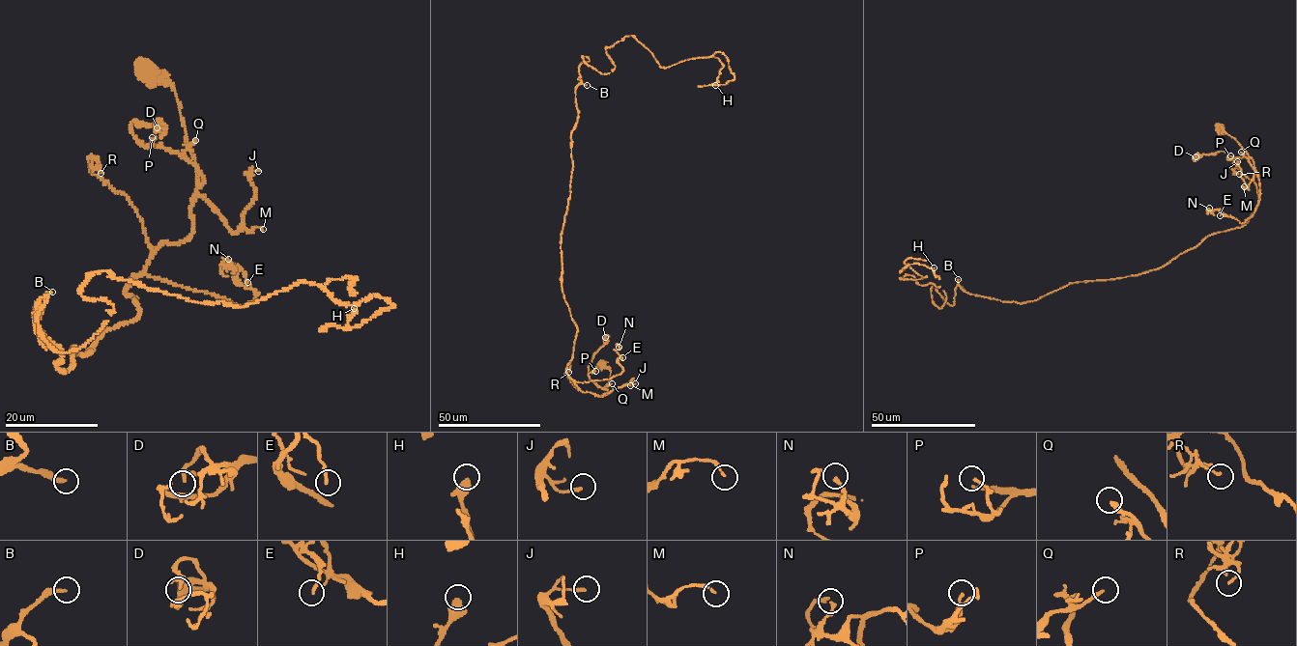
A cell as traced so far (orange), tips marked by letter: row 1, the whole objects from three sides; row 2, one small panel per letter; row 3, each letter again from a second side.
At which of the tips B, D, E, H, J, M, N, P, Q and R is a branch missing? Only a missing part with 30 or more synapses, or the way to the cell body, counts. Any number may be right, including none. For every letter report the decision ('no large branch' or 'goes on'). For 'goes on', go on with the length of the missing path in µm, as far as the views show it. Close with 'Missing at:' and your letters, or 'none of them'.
B: goes on; missing 200 µm
D: no large branch
E: no large branch
H: no large branch
J: no large branch
M: no large branch
N: no large branch
P: no large branch
Q: no large branch
R: no large branch
Missing at: B

